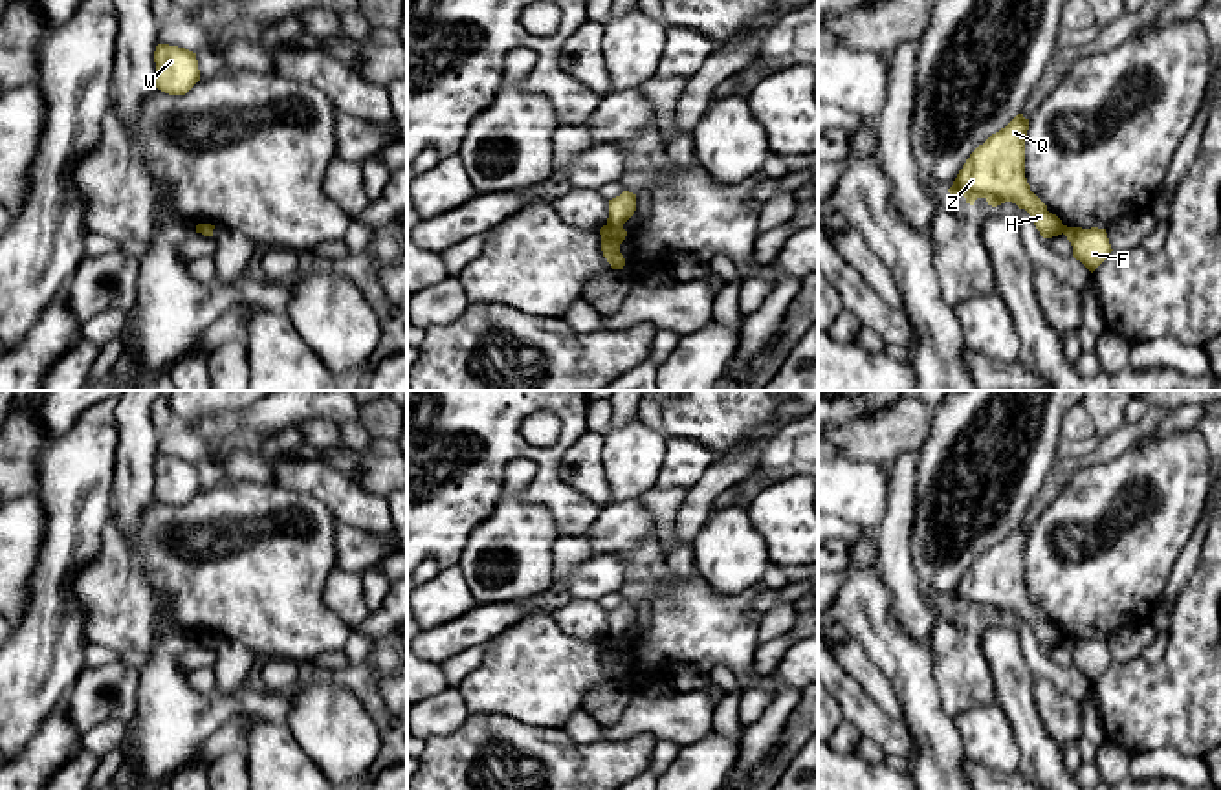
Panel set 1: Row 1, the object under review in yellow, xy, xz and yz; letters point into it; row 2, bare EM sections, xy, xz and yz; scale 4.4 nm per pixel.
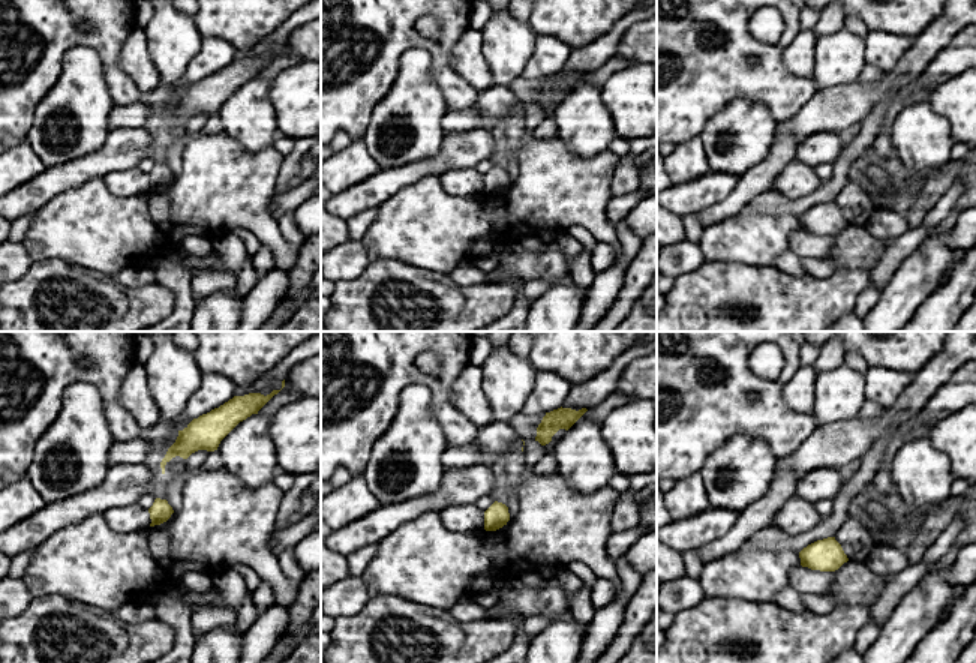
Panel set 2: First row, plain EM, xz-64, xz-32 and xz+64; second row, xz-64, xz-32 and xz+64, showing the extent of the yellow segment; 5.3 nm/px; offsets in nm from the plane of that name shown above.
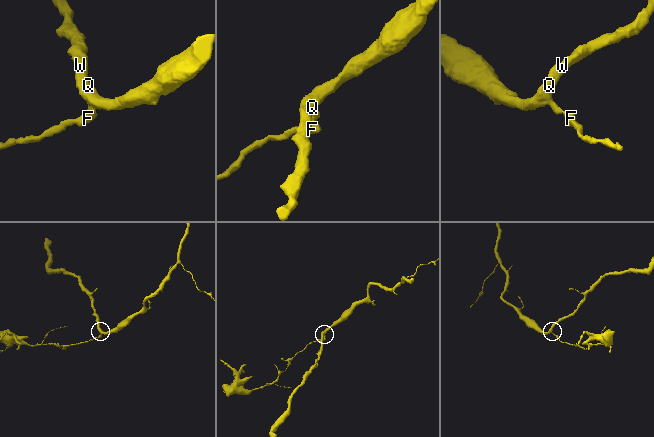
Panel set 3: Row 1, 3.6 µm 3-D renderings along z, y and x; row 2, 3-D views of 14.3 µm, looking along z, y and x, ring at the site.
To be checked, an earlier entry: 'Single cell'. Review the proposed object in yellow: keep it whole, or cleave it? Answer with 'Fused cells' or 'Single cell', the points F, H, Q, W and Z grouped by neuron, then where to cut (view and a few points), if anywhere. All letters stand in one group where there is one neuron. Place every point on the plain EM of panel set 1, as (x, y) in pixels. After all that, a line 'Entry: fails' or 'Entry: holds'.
Fused cells. Groups: F / H Q W Z. Split along xz (607, 633), (622, 638)
Entry: fails

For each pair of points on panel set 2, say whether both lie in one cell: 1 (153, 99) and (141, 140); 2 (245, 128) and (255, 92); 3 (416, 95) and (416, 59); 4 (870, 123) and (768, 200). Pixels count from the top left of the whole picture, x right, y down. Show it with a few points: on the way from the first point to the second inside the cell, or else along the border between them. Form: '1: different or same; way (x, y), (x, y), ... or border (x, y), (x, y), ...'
1: different; border (149, 125), (159, 129)
2: same; way (249, 119), (251, 101)
3: same; way (416, 86), (416, 68)
4: same; way (852, 155), (822, 195), (799, 204)

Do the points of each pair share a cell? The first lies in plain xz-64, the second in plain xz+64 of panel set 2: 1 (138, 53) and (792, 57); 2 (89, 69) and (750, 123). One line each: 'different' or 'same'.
1: same
2: same

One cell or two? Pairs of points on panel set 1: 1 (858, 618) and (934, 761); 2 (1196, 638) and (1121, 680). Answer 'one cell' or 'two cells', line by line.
1: one cell
2: one cell

